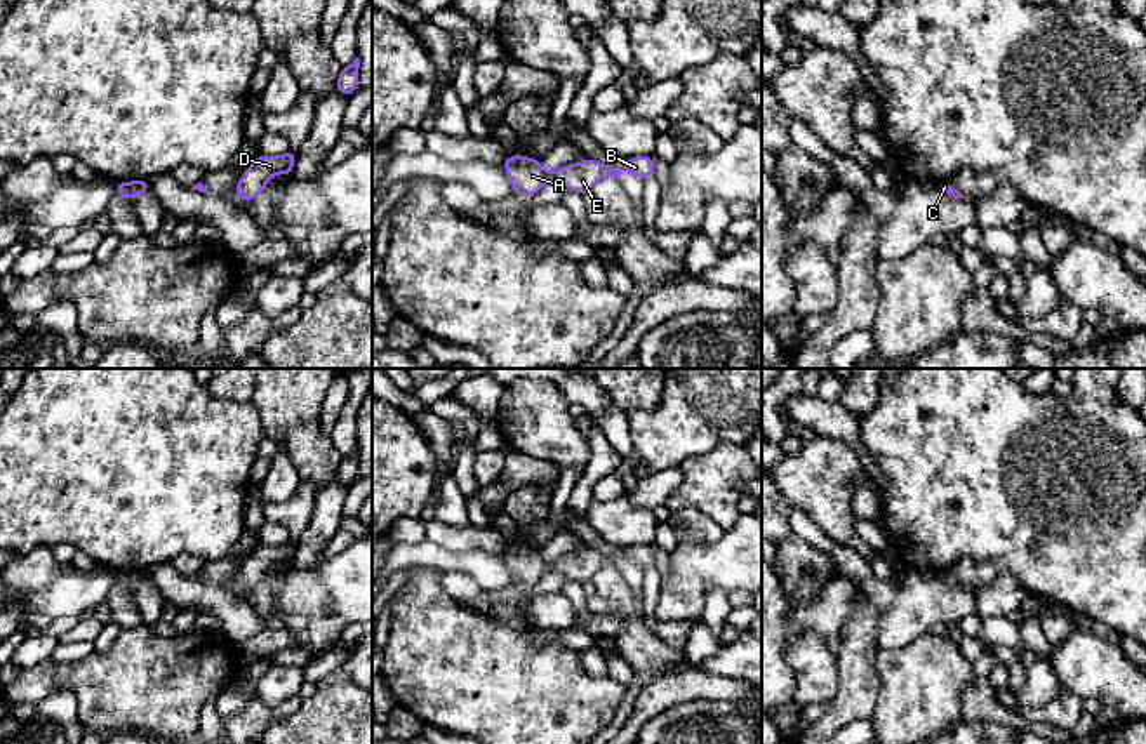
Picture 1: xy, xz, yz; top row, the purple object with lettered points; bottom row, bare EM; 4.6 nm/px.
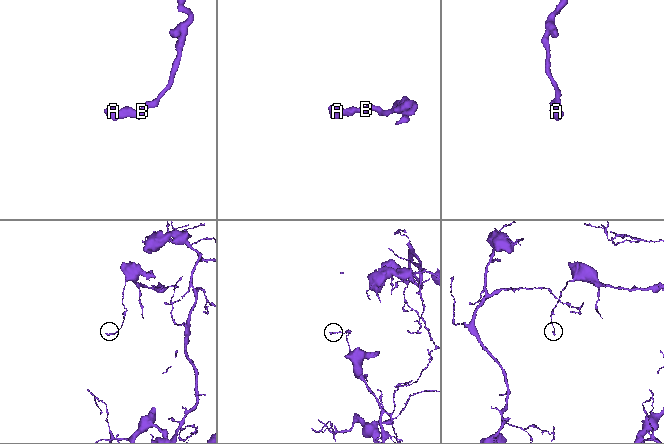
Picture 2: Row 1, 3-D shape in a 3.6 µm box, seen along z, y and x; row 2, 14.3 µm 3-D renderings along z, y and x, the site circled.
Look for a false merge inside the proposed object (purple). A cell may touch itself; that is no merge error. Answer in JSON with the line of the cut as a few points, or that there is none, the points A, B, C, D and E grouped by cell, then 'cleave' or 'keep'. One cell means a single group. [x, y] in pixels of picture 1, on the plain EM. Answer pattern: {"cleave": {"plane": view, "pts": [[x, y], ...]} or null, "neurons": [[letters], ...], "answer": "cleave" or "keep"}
{"cleave": null, "neurons": [["A", "B", "C", "D", "E"]], "answer": "keep"}

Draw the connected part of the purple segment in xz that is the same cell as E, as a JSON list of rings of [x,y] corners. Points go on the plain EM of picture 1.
[[[513,544],[504,549],[503,556],[513,574],[513,582],[522,586],[536,584],[548,570],[555,568],[574,582],[586,582],[603,567],[619,568],[623,561],[630,561],[642,568],[654,563],[654,546],[635,546],[624,549],[624,558],[612,558],[596,549],[583,549],[565,555],[555,561],[546,561],[541,549]]]

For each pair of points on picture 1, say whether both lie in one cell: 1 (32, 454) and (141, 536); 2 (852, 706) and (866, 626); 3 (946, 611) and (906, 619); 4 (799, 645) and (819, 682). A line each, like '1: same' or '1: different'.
1: same
2: same
3: same
4: same

